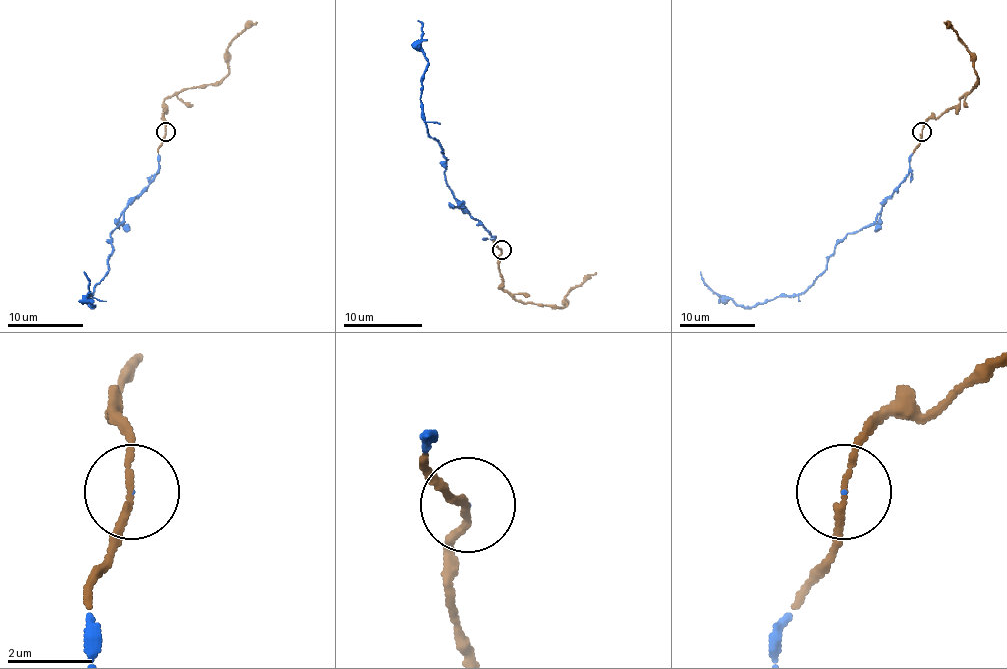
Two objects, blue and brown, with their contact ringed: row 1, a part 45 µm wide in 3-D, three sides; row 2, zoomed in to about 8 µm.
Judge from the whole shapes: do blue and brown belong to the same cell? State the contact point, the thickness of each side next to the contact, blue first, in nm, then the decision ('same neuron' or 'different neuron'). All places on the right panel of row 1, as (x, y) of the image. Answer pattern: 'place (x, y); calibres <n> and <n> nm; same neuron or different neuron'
place (922, 132); calibres 20 and 130 nm; same neuron

